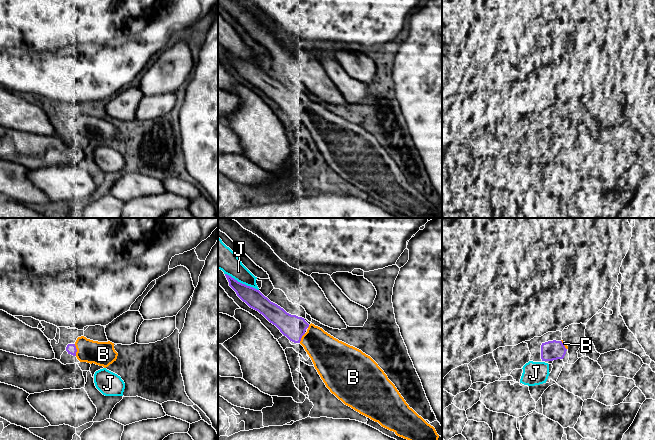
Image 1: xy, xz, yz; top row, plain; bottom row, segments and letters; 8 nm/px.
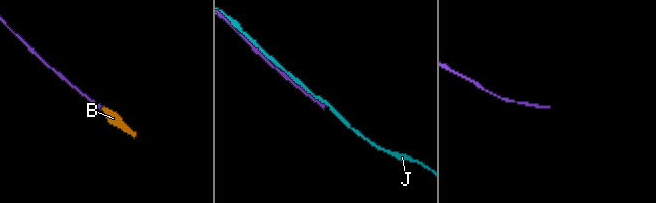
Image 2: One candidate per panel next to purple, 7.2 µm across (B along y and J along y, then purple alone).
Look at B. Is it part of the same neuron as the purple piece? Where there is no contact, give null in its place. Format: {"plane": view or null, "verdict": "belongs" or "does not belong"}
{"plane": "xy", "verdict": "belongs"}

